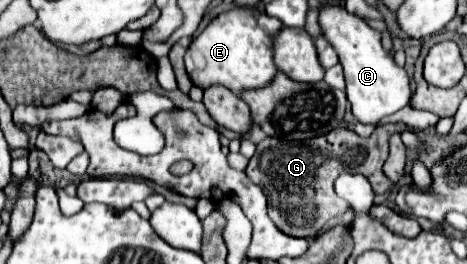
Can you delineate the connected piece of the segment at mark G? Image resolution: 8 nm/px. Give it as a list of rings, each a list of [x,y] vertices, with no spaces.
[[[396,122],[396,124],[382,124],[380,128],[376,128],[372,132],[370,138],[360,138],[356,132],[348,130],[348,128],[336,128],[332,132],[328,132],[326,136],[318,136],[306,142],[288,142],[288,140],[280,140],[280,138],[264,138],[258,146],[256,146],[256,154],[250,158],[250,166],[246,168],[246,174],[252,176],[252,182],[258,182],[258,186],[262,186],[270,198],[268,210],[286,210],[286,234],[288,236],[298,236],[298,238],[312,238],[318,236],[320,230],[324,228],[326,222],[330,222],[336,216],[342,216],[344,212],[350,210],[348,202],[342,202],[336,192],[334,192],[334,180],[340,174],[362,174],[368,176],[368,180],[372,182],[372,190],[374,194],[386,194],[394,184],[392,180],[382,172],[382,166],[388,158],[388,140],[392,134],[402,134],[402,132],[412,132],[410,126],[406,126],[404,122]]]

